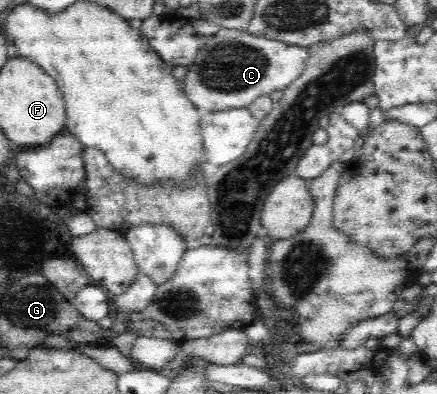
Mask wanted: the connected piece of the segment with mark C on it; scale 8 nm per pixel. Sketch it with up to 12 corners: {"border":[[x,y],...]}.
{"border":[[246,30],[203,37],[182,89],[199,111],[248,108],[309,51]]}

